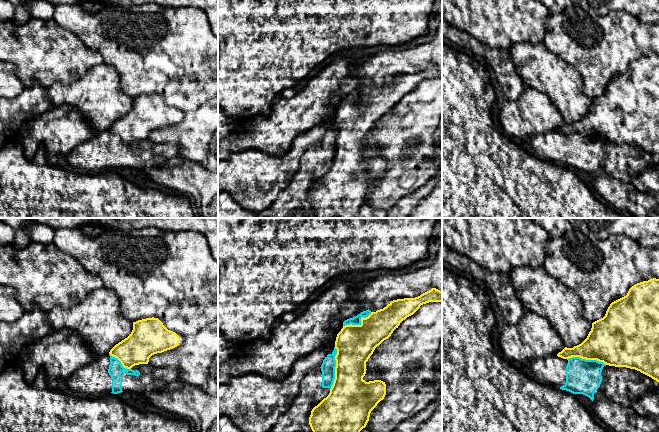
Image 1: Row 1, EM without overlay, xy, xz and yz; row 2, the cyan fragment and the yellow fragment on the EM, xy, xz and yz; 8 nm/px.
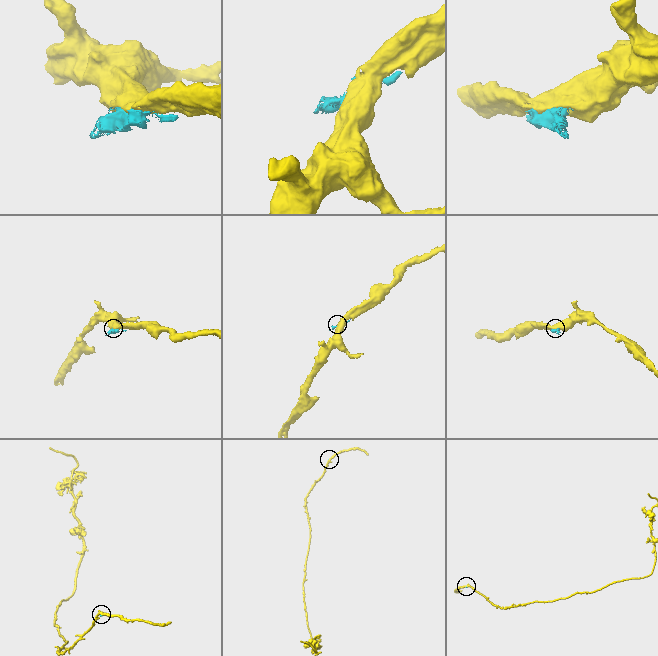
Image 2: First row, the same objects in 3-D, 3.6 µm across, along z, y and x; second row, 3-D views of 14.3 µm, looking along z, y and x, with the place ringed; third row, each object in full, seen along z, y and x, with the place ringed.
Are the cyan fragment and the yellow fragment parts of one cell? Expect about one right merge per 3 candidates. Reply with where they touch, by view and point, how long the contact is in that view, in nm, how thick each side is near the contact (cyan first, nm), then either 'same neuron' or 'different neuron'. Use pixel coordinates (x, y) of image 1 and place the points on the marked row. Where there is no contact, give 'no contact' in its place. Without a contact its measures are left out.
meets cyan in xz at (334, 368); contact 340 nm long; 110 nm thick on the cyan side, 320 nm on the other; different neuron

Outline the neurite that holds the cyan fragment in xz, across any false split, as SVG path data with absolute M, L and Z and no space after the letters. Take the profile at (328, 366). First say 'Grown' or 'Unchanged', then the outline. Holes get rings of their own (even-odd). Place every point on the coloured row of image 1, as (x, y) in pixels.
Grown. M336 325L331 338L323 345L327 356L319 369L310 372L300 383L299 392L287 411L280 415L269 432L313 432L309 417L312 409L326 398L335 379L337 349L335 341L343 325Z

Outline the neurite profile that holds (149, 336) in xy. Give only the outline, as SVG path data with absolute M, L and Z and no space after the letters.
M146 318L133 322L131 334L116 344L109 354L117 358L124 368L131 369L135 365L148 364L152 355L173 349L179 345L179 342L180 337L168 330L158 318Z

